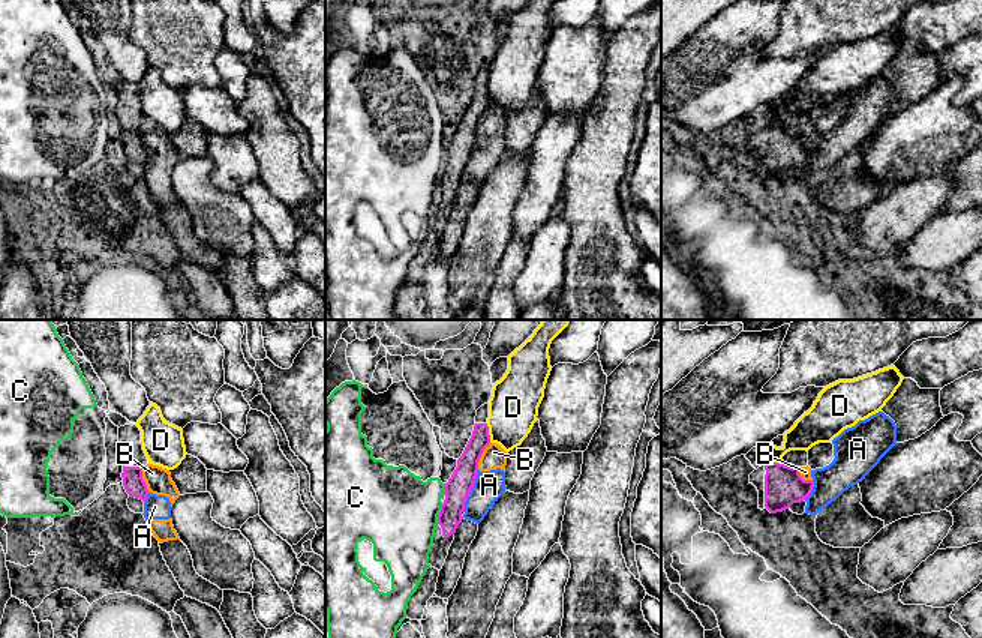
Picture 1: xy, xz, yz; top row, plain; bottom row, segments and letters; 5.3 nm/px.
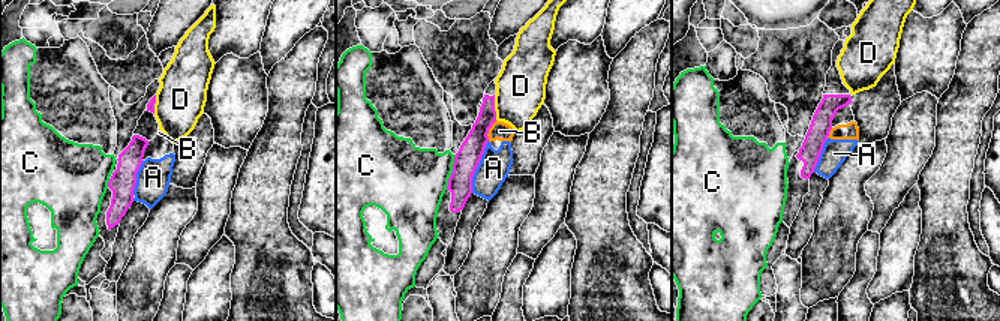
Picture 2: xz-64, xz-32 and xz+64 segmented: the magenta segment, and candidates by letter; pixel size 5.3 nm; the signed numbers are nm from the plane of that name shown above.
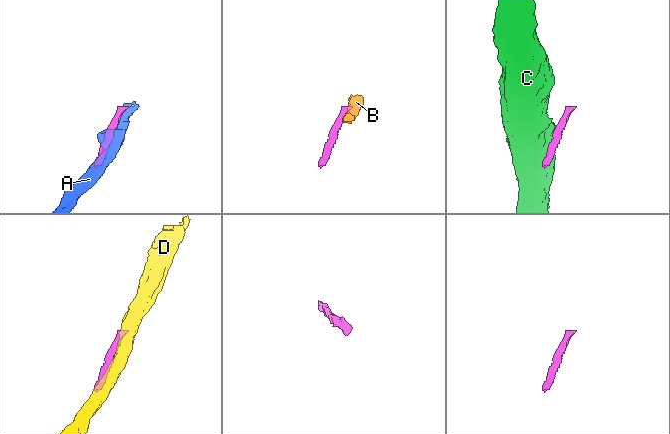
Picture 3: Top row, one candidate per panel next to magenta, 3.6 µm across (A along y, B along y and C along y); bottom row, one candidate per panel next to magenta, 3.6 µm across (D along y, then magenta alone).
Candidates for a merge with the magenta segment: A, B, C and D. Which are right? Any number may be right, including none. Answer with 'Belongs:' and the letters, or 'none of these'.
Belongs: none of these

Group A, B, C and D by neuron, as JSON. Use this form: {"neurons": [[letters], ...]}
{"neurons": [["A", "B"], ["C"], ["D"]]}

